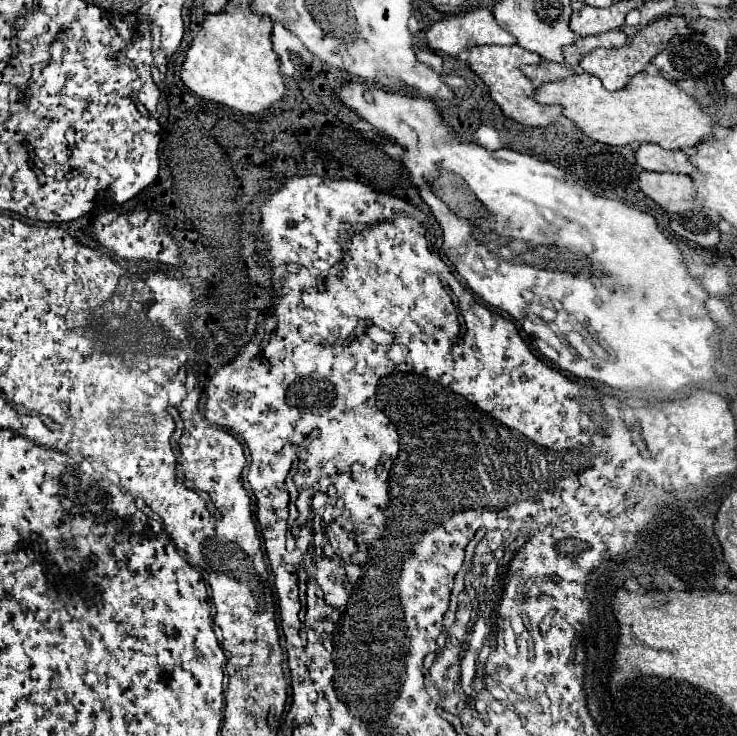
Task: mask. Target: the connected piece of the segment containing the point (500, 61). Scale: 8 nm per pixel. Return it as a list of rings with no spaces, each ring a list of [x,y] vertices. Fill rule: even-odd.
[[[498,45],[470,47],[468,53],[470,53],[468,63],[470,63],[472,71],[486,83],[492,101],[500,105],[500,109],[504,111],[506,117],[510,117],[510,119],[514,119],[514,121],[518,121],[522,125],[540,125],[540,127],[546,127],[546,125],[554,123],[554,119],[562,113],[560,107],[540,105],[534,99],[534,85],[520,71],[520,63],[536,65],[536,63],[540,63],[540,55],[536,55],[532,51],[526,51],[526,49],[518,47],[518,45],[508,45],[508,47],[498,47]]]

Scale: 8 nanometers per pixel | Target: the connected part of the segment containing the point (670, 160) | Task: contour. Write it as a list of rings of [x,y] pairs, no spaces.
[[[642,143],[636,151],[636,163],[646,171],[670,171],[690,175],[694,171],[688,155],[684,151],[666,151],[654,143]]]

